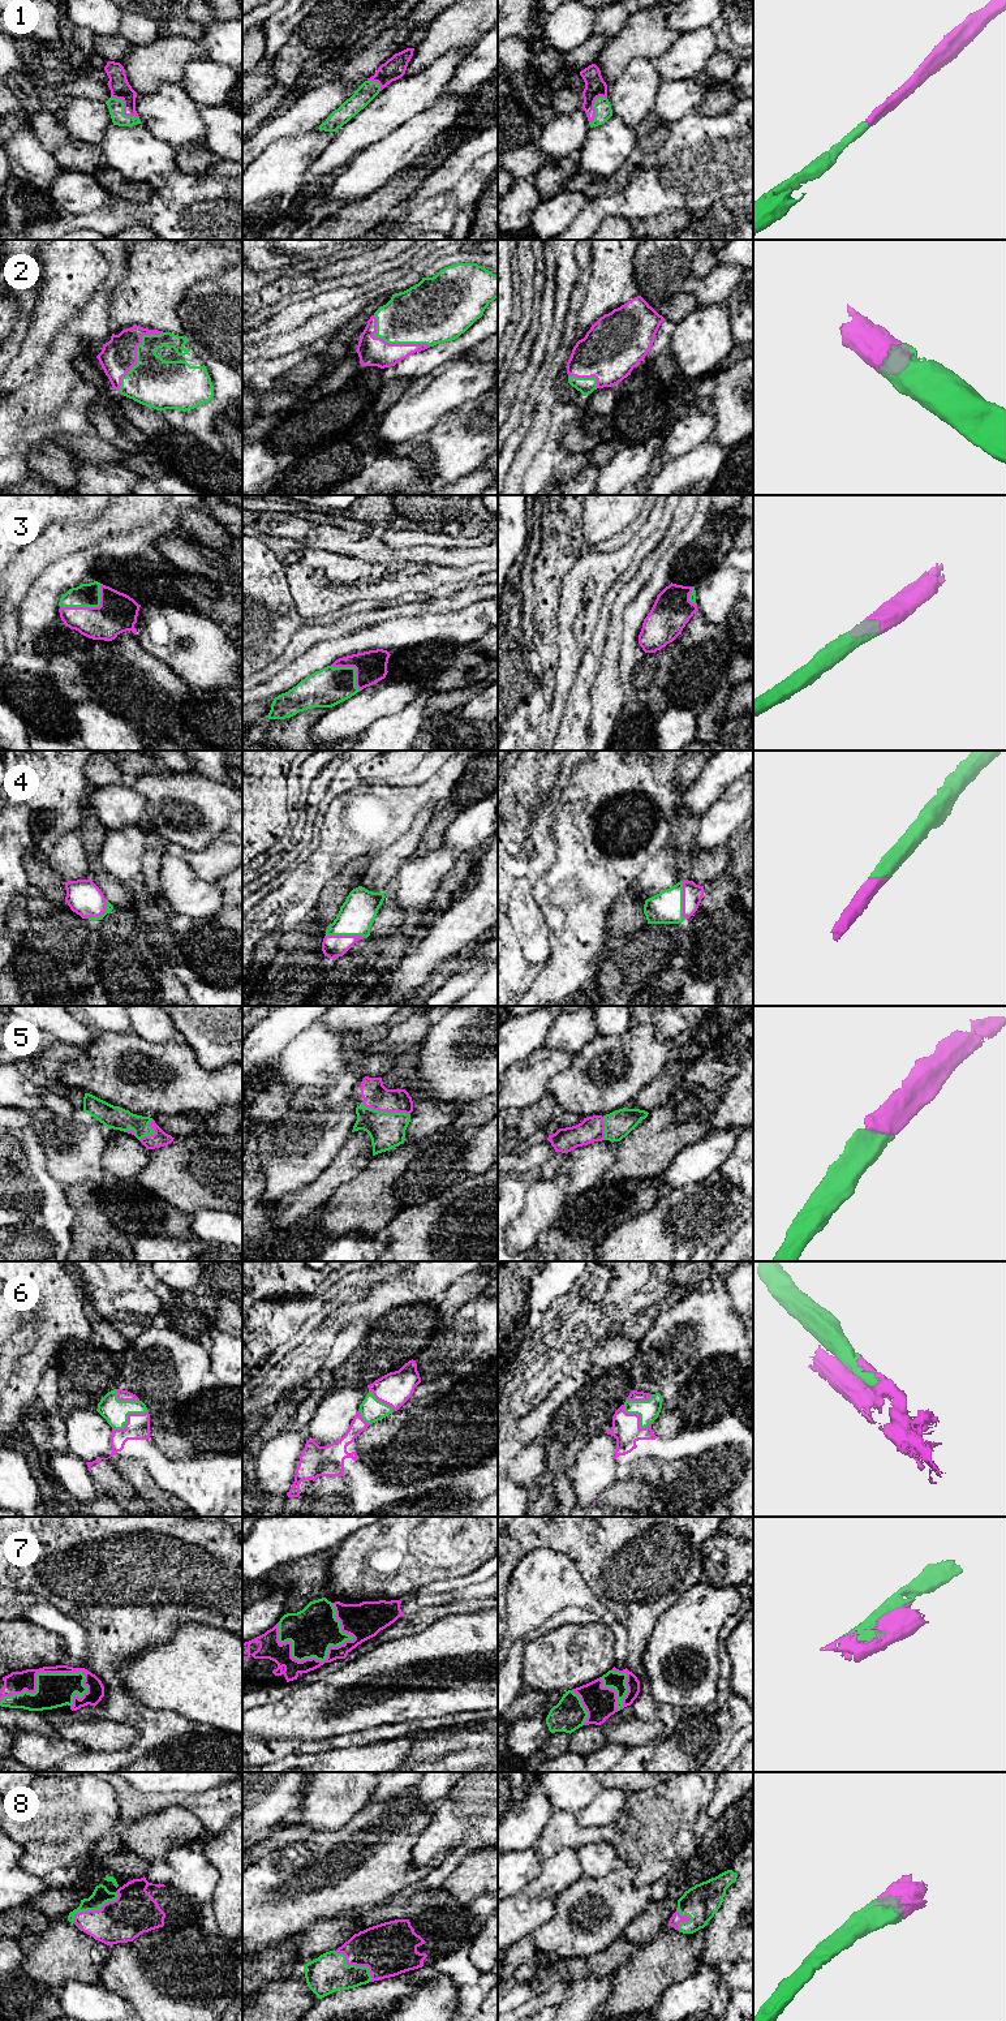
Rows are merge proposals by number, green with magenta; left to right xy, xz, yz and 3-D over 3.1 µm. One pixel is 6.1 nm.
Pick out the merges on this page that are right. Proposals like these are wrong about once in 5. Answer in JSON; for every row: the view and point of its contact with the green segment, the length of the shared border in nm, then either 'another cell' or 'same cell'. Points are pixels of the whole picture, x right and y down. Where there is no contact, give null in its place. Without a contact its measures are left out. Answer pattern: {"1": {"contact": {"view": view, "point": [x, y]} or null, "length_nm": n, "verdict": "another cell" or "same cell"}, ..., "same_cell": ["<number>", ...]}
{"1": {"contact": {"view": "xy", "point": [123, 110]}, "length_nm": 220, "verdict": "same cell"}, "2": {"contact": {"view": "xy", "point": [137, 353]}, "length_nm": 460, "verdict": "same cell"}, "3": {"contact": {"view": "xy", "point": [90, 606]}, "length_nm": 300, "verdict": "same cell"}, "4": {"contact": {"view": "xz", "point": [345, 934]}, "length_nm": 240, "verdict": "same cell"}, "5": {"contact": {"view": "xz", "point": [386, 1112]}, "length_nm": 300, "verdict": "same cell"}, "6": {"contact": {"view": "xy", "point": [127, 1418]}, "length_nm": 240, "verdict": "same cell"}, "7": {"contact": {"view": "xz", "point": [305, 1658]}, "length_nm": 500, "verdict": "same cell"}, "8": {"contact": {"view": "xy", "point": [93, 1909]}, "length_nm": 340, "verdict": "same cell"}, "same_cell": ["1", "2", "3", "4", "5", "6", "7", "8"]}

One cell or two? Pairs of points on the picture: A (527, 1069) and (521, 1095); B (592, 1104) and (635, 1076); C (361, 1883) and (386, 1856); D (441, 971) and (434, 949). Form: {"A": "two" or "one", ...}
{"A": "one", "B": "one", "C": "one", "D": "two"}

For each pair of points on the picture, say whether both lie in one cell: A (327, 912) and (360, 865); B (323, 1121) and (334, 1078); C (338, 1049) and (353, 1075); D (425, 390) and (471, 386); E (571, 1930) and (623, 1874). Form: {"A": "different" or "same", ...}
{"A": "same", "B": "different", "C": "same", "D": "same", "E": "same"}

